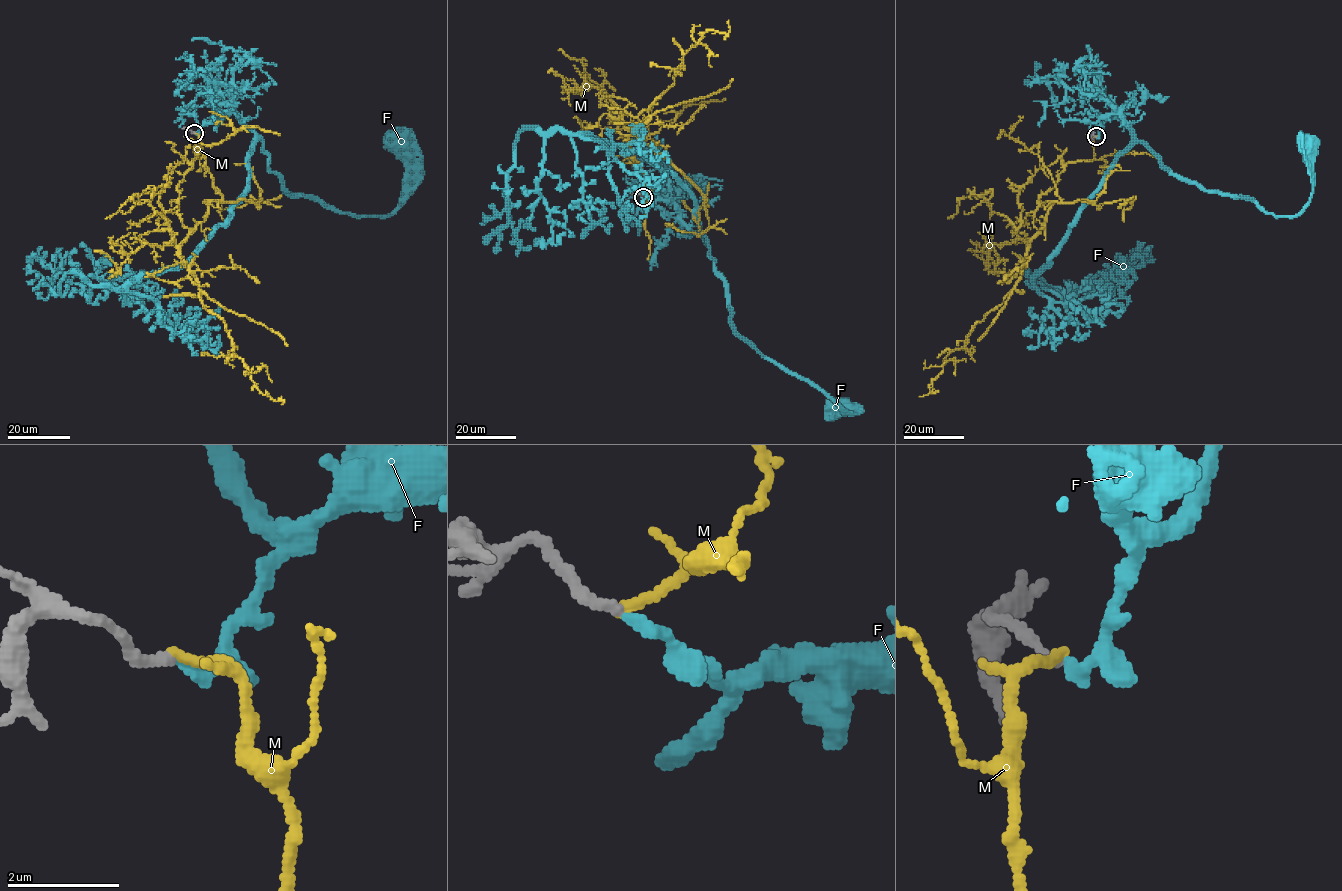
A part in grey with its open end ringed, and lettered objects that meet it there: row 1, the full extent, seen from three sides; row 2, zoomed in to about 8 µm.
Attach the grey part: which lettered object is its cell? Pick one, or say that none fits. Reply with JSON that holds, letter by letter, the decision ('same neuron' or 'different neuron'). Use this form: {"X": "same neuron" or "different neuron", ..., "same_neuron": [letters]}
{"F": "same neuron", "M": "different neuron", "same_neuron": ["F"]}

